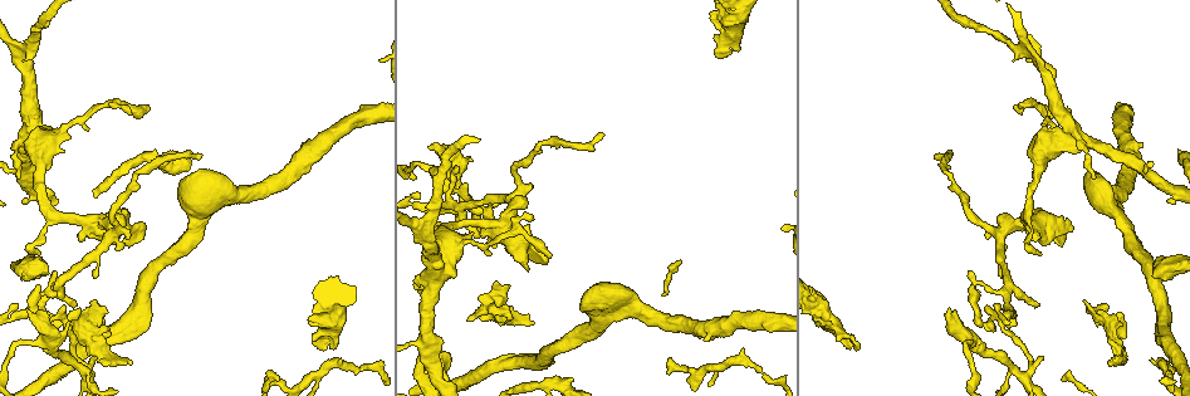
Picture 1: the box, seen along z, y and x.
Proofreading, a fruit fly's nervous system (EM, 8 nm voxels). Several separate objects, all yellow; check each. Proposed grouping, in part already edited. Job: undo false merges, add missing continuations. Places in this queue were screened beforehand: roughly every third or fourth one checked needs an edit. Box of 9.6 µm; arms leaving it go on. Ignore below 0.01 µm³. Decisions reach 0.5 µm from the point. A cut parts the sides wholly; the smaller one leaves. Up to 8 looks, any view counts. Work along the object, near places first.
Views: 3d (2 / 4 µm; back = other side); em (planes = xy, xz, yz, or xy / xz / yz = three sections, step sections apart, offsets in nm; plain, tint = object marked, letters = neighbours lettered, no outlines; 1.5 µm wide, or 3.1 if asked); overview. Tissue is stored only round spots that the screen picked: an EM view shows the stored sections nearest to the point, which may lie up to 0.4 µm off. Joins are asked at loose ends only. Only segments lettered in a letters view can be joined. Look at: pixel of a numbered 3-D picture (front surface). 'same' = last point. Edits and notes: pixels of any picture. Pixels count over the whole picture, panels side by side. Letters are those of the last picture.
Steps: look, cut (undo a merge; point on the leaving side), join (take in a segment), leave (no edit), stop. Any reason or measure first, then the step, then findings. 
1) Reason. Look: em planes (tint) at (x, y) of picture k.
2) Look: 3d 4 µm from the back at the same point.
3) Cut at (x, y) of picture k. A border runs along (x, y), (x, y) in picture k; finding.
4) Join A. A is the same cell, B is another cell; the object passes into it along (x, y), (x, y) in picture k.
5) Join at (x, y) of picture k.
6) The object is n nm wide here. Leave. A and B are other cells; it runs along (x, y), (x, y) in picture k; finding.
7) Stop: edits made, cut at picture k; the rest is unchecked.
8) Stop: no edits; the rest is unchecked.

Look: 3d 4 µm at (1036, 252) of picture 1.

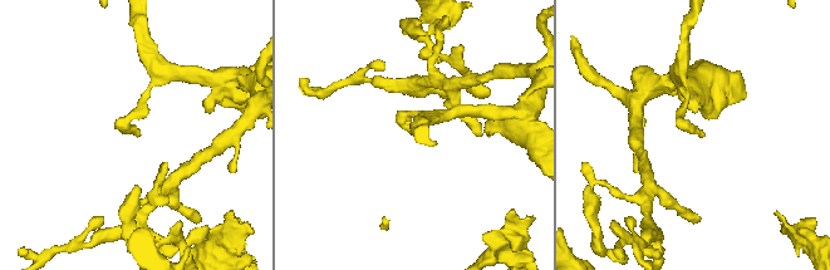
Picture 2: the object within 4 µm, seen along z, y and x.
Look: em xz step 4 (tint) at (139, 132) of picture 2.

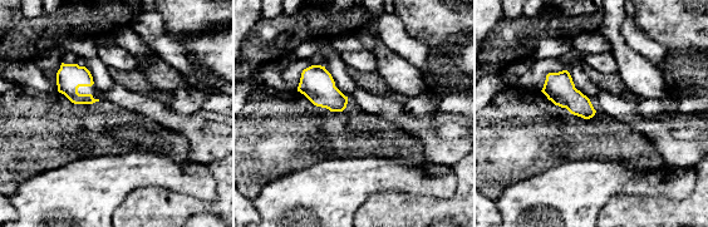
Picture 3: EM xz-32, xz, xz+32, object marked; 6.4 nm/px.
Another direction. Look: em planes (letters) at the same point.

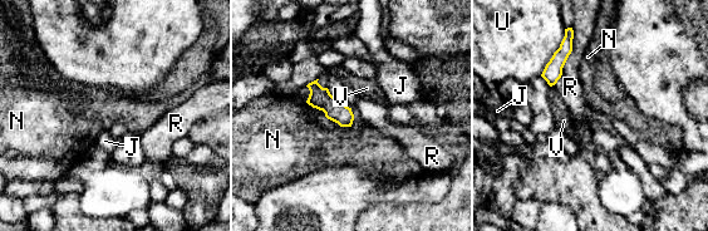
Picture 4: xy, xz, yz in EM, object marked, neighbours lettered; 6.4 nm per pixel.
The object is 130 nm wide here. Leave. J, N, R, U and V are other cells; a border runs along (305, 102), (340, 126), (350, 127) in picture 4; no lettered segment goes on from it.

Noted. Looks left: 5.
Thick end. Look: 3d 2 µm at (525, 269) of picture 1.

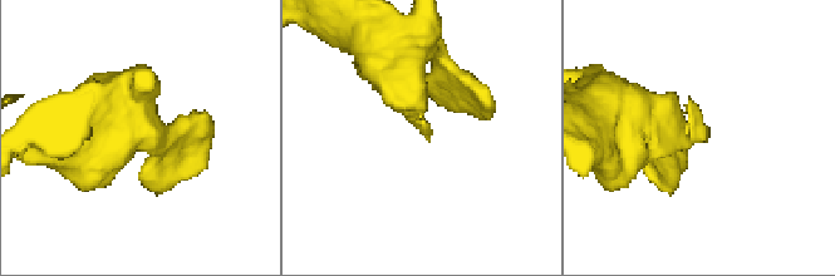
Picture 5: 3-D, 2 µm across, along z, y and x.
Look: em planes (letters) at (707, 139) of picture 5.

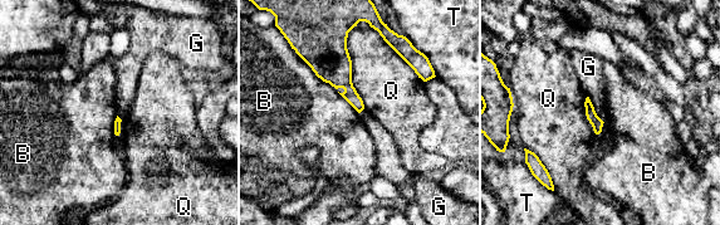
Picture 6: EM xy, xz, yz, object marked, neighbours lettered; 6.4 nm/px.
Leave. B, G, Q and T are other cells; a border runs along (297, 53), (318, 77), (336, 89) in picture 6; none of them fits.

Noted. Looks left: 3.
Three arms meet. Look: 3d 4 µm at (429, 229) of picture 1.

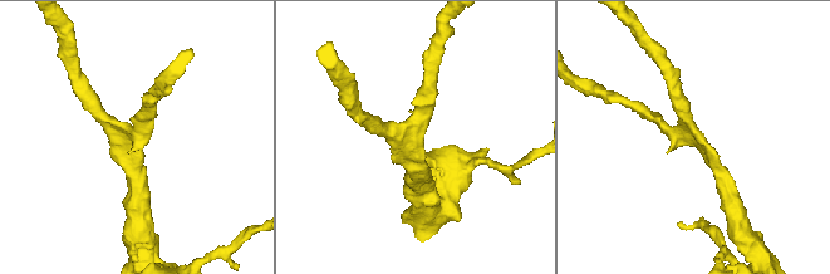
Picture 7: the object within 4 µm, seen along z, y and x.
3 arms meet here; the arms are 180, 220, 280 nm wide; need the tissue. Look: em planes (letters) at (129, 146) of picture 7.

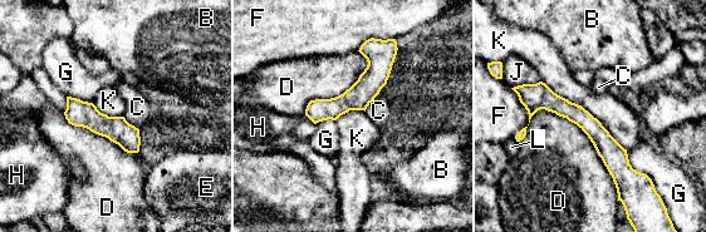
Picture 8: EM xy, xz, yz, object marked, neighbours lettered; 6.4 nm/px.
Leave. B, C, D, E, F, G, H, J, K and L are other cells; a border runs along (542, 80), (587, 109), (626, 149) in picture 8; all the same neuron.

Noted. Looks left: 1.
Stop: no edits; the rest is unchecked.

